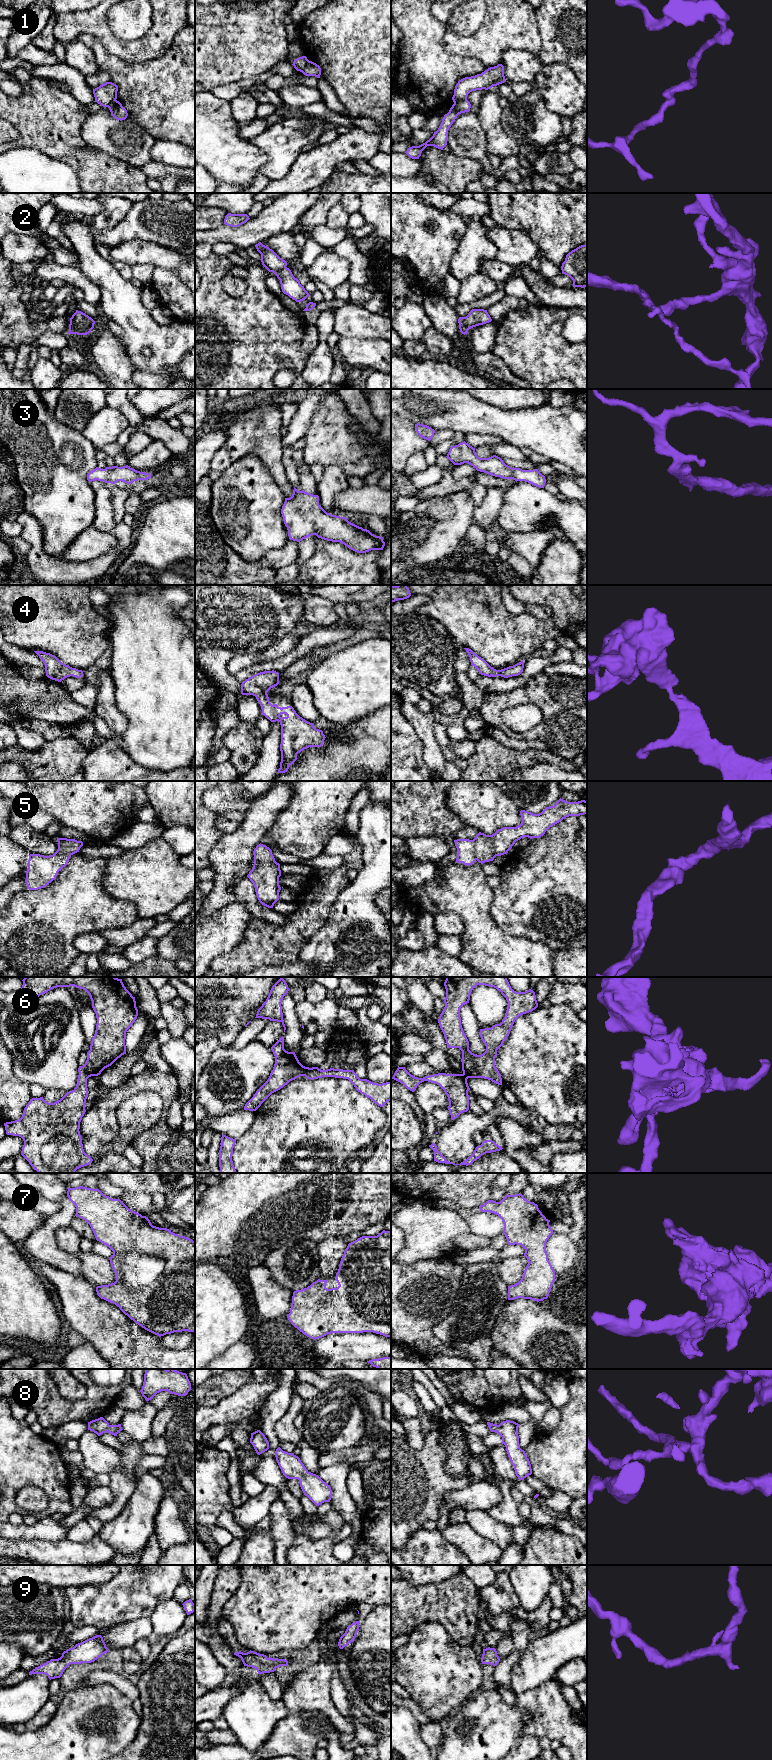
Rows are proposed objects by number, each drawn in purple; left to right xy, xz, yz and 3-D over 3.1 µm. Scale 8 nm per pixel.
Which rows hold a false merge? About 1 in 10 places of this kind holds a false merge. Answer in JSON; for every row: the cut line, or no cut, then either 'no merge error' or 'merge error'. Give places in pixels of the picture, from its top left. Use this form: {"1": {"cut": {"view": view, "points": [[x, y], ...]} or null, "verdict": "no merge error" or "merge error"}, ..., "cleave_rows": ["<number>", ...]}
{"1": {"cut": {"view": "yz", "points": [[466, 98], [454, 103]]}, "verdict": "merge error"}, "2": {"cut": null, "verdict": "no merge error"}, "3": {"cut": null, "verdict": "no merge error"}, "4": {"cut": null, "verdict": "no merge error"}, "5": {"cut": null, "verdict": "no merge error"}, "6": {"cut": null, "verdict": "no merge error"}, "7": {"cut": null, "verdict": "no merge error"}, "8": {"cut": null, "verdict": "no merge error"}, "9": {"cut": null, "verdict": "no merge error"}, "cleave_rows": ["1"]}

